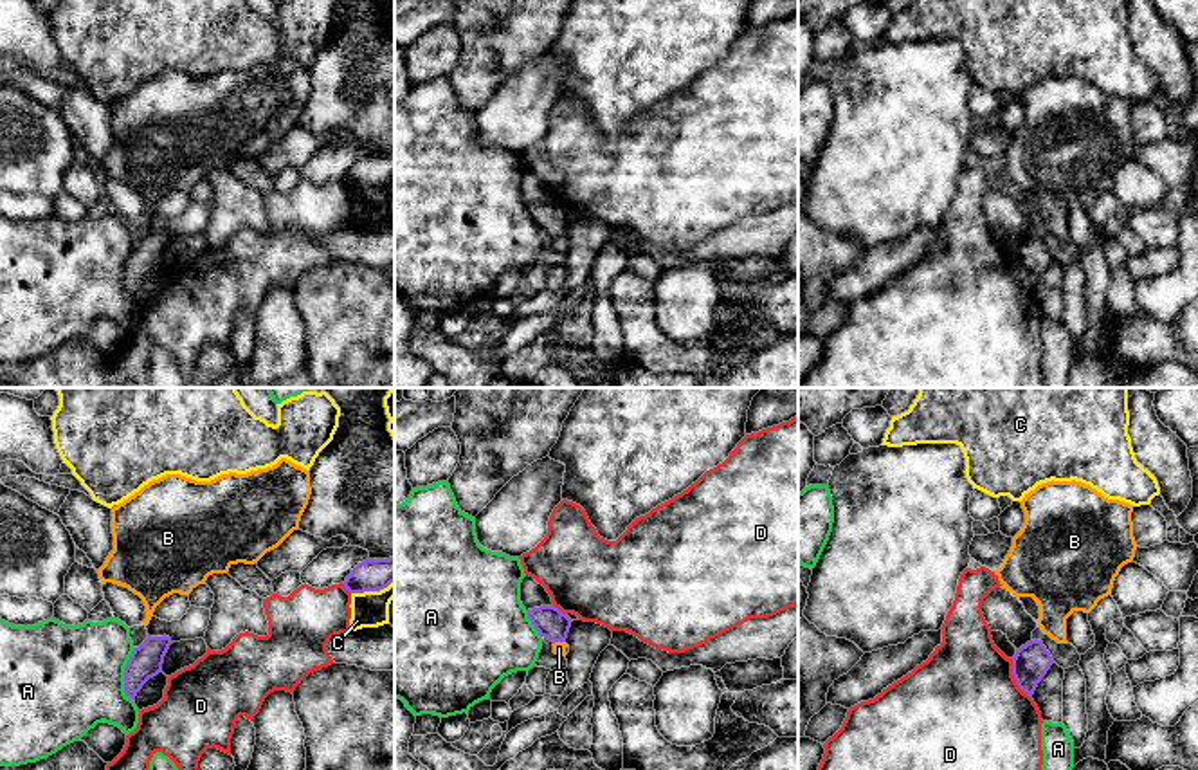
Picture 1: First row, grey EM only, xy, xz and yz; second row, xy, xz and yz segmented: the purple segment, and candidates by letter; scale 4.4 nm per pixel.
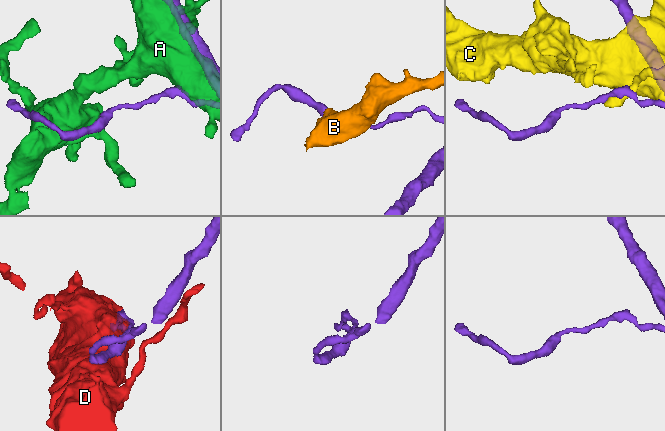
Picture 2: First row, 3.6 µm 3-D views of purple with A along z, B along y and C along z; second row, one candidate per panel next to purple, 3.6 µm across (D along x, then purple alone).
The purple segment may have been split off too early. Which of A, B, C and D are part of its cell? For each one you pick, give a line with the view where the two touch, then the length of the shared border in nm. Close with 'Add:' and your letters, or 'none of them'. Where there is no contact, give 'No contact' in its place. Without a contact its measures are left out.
Add: none of them

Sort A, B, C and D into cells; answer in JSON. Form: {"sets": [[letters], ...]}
{"sets": [["A"], ["B"], ["C"], ["D"]]}

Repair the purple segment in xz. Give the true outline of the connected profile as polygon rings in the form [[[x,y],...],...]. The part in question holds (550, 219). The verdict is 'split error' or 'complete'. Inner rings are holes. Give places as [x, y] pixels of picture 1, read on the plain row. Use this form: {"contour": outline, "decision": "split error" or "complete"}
{"contour": [[[553,200],[528,206],[528,215],[531,216],[539,231],[551,236],[553,240],[566,238],[573,218]]], "decision": "complete"}

